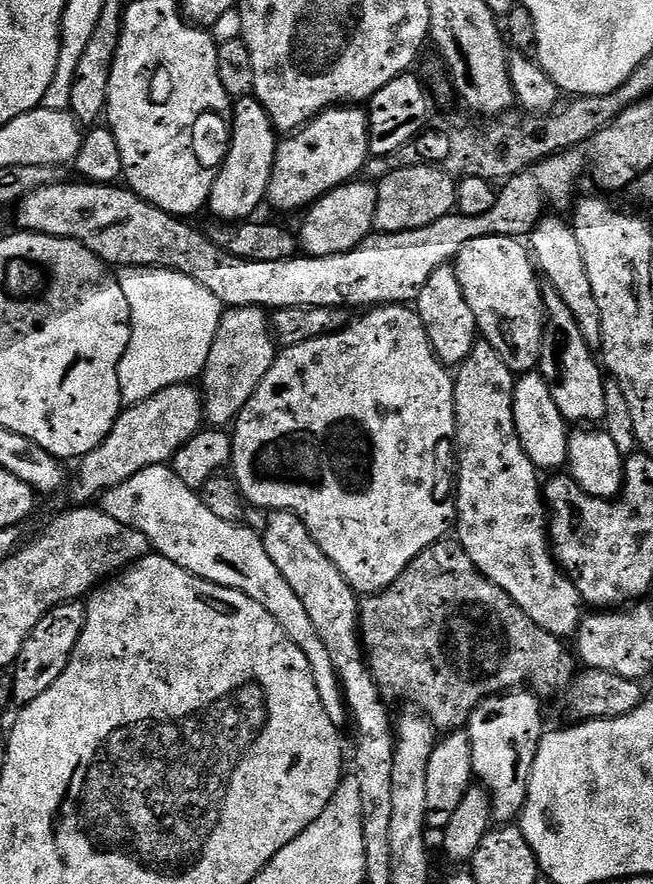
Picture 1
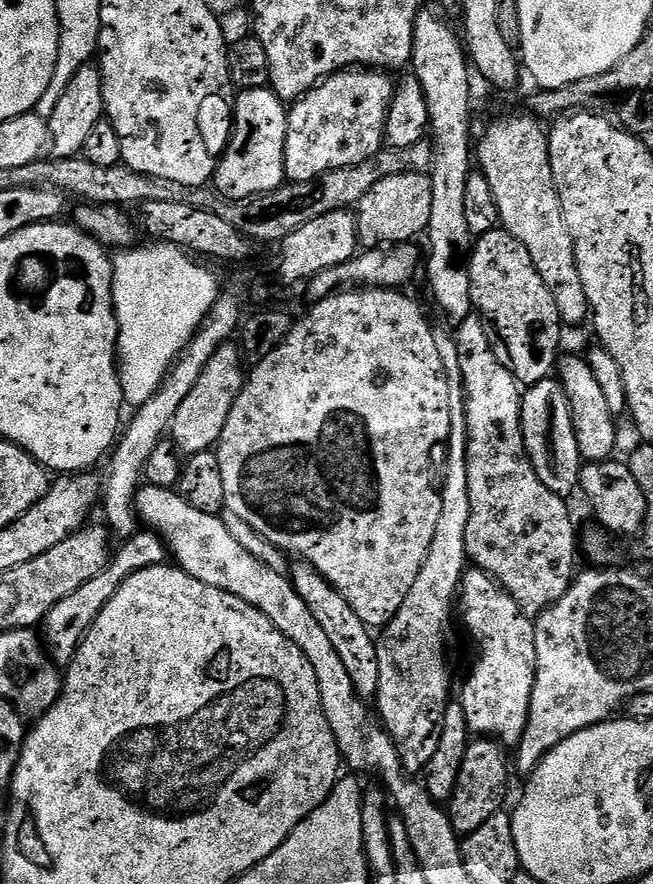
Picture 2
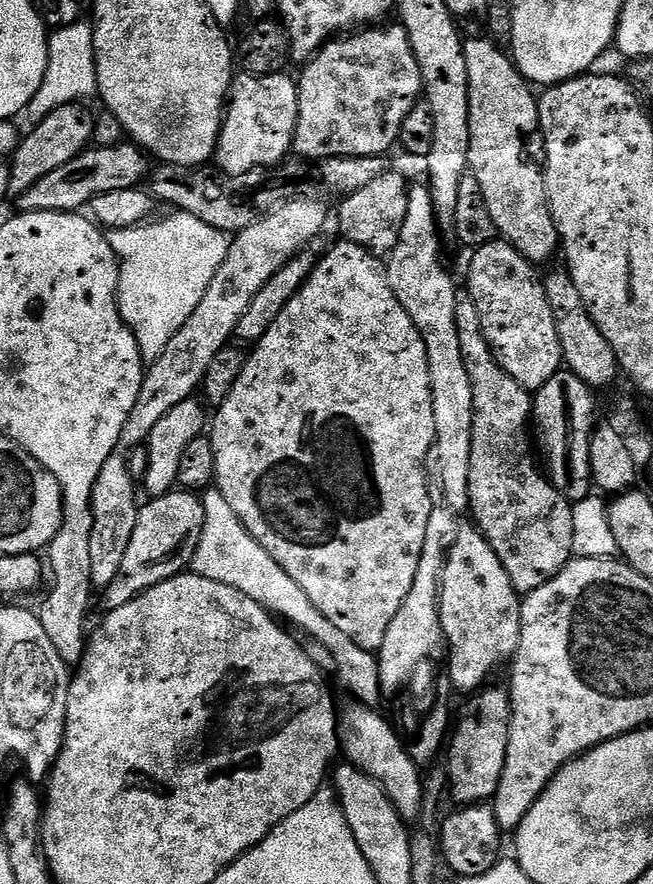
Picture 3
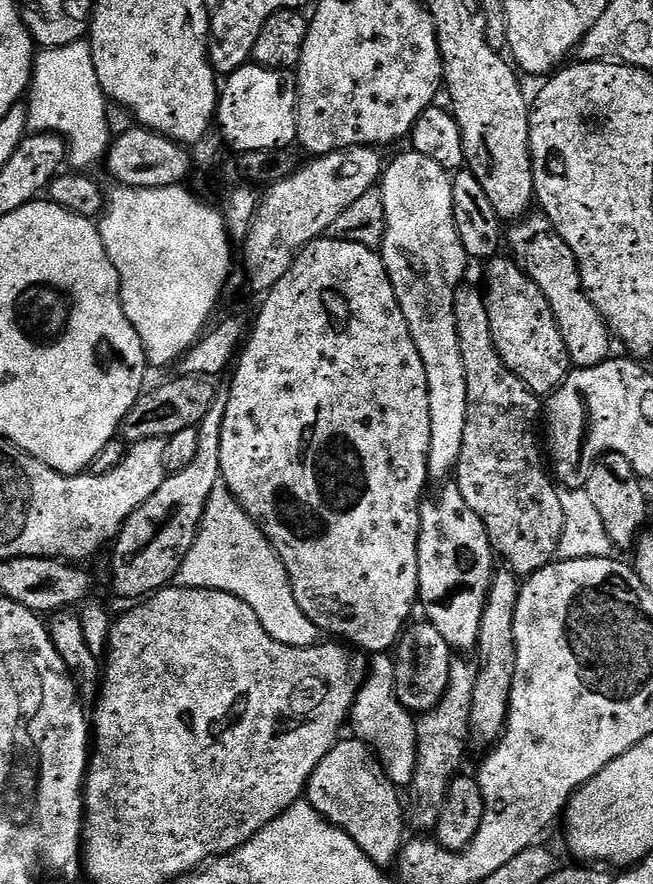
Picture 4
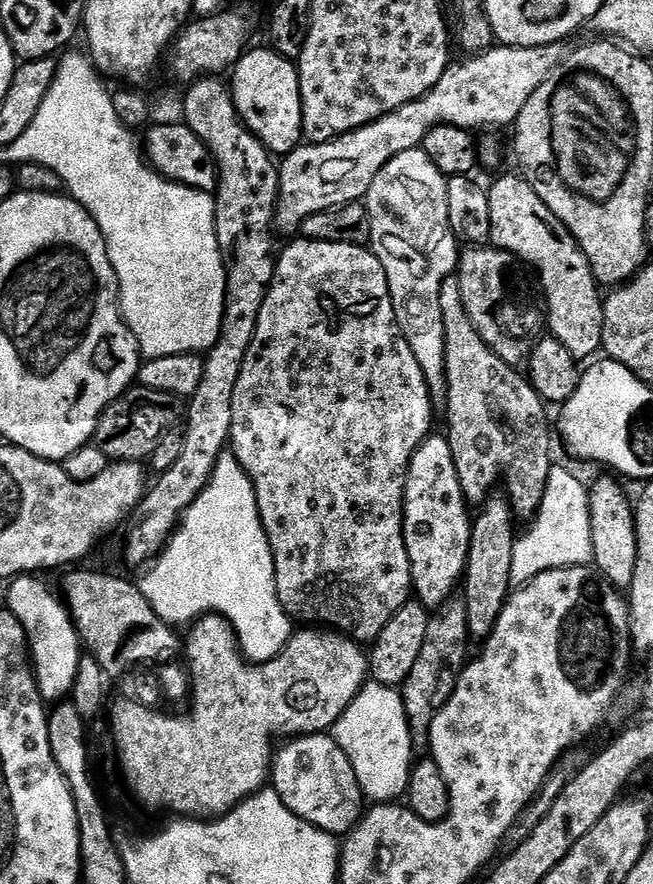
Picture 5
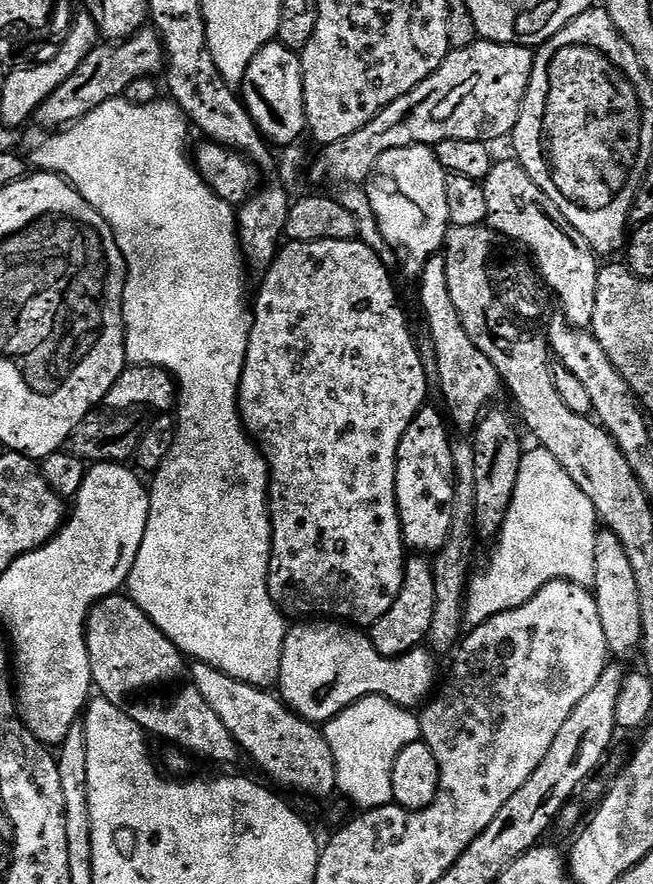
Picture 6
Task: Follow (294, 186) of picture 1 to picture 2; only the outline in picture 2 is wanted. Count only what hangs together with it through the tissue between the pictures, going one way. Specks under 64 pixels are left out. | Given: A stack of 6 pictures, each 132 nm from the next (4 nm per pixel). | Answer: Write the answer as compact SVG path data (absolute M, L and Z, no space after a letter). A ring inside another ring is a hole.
M353 68L321 80L288 108L284 175L293 184L310 182L326 170L358 166L385 147L384 127L394 80L387 71Z

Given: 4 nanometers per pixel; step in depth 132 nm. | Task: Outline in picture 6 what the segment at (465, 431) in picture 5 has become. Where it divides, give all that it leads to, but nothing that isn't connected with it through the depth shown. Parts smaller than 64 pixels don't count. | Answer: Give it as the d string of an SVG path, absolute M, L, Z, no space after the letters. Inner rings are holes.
M443 255L430 257L420 271L418 283L420 308L428 323L425 324L426 331L434 342L434 354L438 358L438 391L444 395L443 407L446 409L447 419L460 428L475 429L478 418L491 405L488 403L502 392L500 375L498 370L494 370L494 362L490 362L490 358L486 358L486 354L482 354L482 350L478 350L474 342L470 342L470 334L466 334L466 326L462 326L462 318L458 318L454 298L450 298L450 282L446 282L446 262Z

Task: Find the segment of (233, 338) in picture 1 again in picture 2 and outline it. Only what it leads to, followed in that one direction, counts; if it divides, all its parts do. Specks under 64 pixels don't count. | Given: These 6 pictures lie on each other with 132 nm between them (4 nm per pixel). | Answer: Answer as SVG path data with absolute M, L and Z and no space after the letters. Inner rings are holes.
M235 343L222 345L214 358L206 362L202 378L194 382L194 390L190 390L186 402L178 406L178 414L172 419L170 439L185 457L215 449L219 444L222 430L226 430L226 418L230 418L230 410L244 388L245 379L246 361Z

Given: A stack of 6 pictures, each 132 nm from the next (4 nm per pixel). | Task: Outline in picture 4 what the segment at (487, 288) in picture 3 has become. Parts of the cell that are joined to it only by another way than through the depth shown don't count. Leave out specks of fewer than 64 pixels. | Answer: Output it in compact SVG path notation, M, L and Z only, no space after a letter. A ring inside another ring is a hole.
M497 254L487 261L488 288L486 299L490 314L490 334L494 334L494 346L502 358L502 362L521 380L538 398L547 398L564 383L570 371L570 361L566 342L562 342L562 334L558 330L558 322L554 322L554 314L550 310L550 302L538 290L536 283L521 270L515 259L507 255Z

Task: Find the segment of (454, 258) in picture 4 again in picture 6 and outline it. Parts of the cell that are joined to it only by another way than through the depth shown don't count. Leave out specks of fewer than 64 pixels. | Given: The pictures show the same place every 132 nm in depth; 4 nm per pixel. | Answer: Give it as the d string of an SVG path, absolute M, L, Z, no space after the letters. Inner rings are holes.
M427 144L386 150L382 158L378 158L372 175L366 181L370 206L382 230L382 238L386 238L396 255L398 268L412 278L419 277L430 257L443 249L450 227L450 209L446 206L447 181L444 167Z

